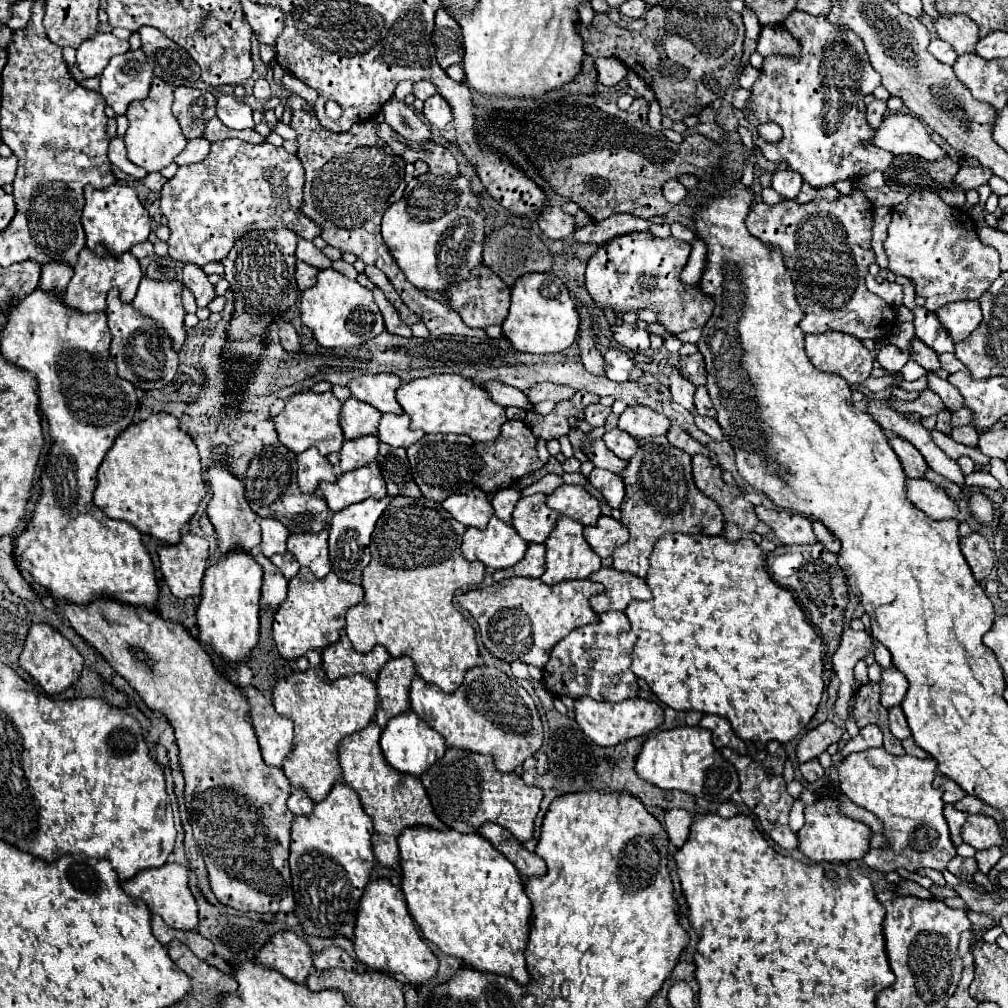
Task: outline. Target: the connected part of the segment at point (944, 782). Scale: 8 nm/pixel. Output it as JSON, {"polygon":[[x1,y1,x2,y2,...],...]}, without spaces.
{"polygon":[[936,775,936,781,932,783,936,789,942,789,944,791,944,803,956,803,956,801,960,801,964,795,966,795,966,791,964,789,960,789,952,779,948,779,948,777,944,777,944,775]]}

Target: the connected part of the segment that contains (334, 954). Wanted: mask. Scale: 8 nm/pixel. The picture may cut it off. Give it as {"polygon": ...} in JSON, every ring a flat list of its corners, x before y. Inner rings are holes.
{"polygon":[[328,947,322,953,314,955,314,967,316,969,330,969,330,967,344,967,354,971,356,969,356,961,342,949,336,947]]}

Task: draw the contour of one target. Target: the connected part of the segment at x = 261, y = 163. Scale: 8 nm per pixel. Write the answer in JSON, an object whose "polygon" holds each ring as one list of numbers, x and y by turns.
{"polygon":[[226,139,212,143,210,155,194,165,184,165,180,171,166,181,166,185,160,191,160,207,162,215,166,211,168,227,170,227,170,241,168,241,168,255,174,261,182,263,194,263,198,267,204,267,212,261,222,261,234,247,236,239,240,235,246,235,254,229,292,229,302,239,314,239,320,235,320,229,312,219,308,219,302,213,304,203,304,169,300,165,300,159,296,155,290,155,284,151,284,147,274,147,270,143,252,145,240,139]]}

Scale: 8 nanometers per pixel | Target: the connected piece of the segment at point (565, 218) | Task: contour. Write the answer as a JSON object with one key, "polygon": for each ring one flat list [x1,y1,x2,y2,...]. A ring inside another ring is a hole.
{"polygon":[[560,207,542,209,538,215,538,225,550,239,566,239,576,231,576,219,568,213,562,213]]}

